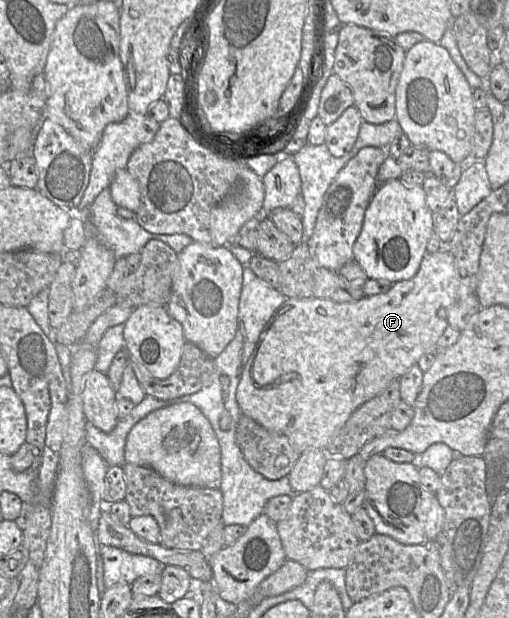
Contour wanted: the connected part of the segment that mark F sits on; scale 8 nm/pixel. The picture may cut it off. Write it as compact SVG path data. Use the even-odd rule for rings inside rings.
M446 247L433 253L426 253L417 273L412 278L393 283L384 293L367 295L354 302L335 302L316 297L286 299L266 323L243 369L236 391L236 400L242 414L252 418L271 432L285 435L299 452L303 453L307 449L326 449L358 407L378 395L392 380L399 379L418 362L424 353L436 349L437 341L447 327L464 330L470 318L482 308L484 307L481 307L475 291L459 275L455 259Z

